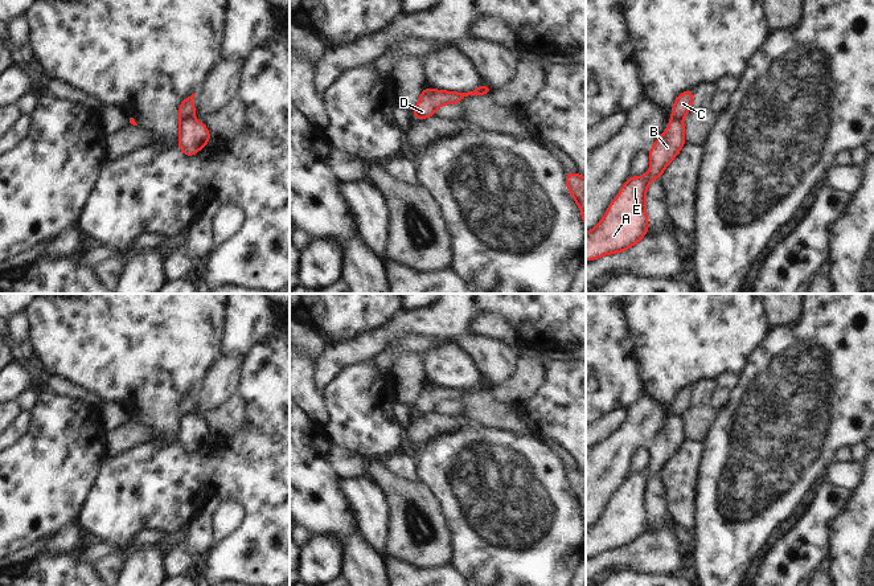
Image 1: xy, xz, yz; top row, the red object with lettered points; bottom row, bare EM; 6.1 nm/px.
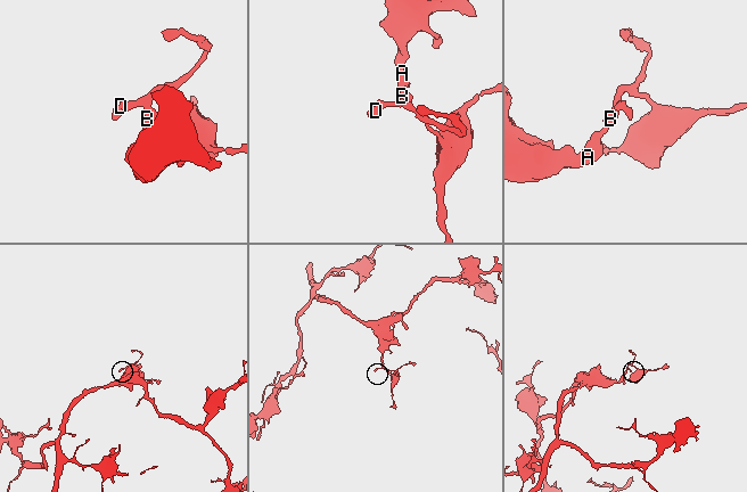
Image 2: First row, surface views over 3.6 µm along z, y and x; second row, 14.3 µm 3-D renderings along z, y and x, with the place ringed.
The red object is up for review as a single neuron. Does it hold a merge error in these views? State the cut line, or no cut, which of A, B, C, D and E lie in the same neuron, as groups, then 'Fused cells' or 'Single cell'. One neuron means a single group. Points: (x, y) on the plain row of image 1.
Split along xy (193, 413), (187, 413), (181, 418). Groups: A B E / C D. Fused cells

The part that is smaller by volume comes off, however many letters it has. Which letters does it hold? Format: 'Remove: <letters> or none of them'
Remove: C, D

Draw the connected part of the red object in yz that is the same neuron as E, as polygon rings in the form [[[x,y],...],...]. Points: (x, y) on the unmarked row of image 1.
[[[672,414],[665,429],[648,447],[651,464],[641,472],[631,472],[611,497],[602,517],[586,528],[586,557],[621,549],[636,541],[649,526],[645,489],[652,476],[661,474],[666,462],[685,440],[682,417]]]

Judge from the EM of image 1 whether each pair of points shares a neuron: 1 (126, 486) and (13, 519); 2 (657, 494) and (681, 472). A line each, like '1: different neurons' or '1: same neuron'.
1: different neurons
2: different neurons

